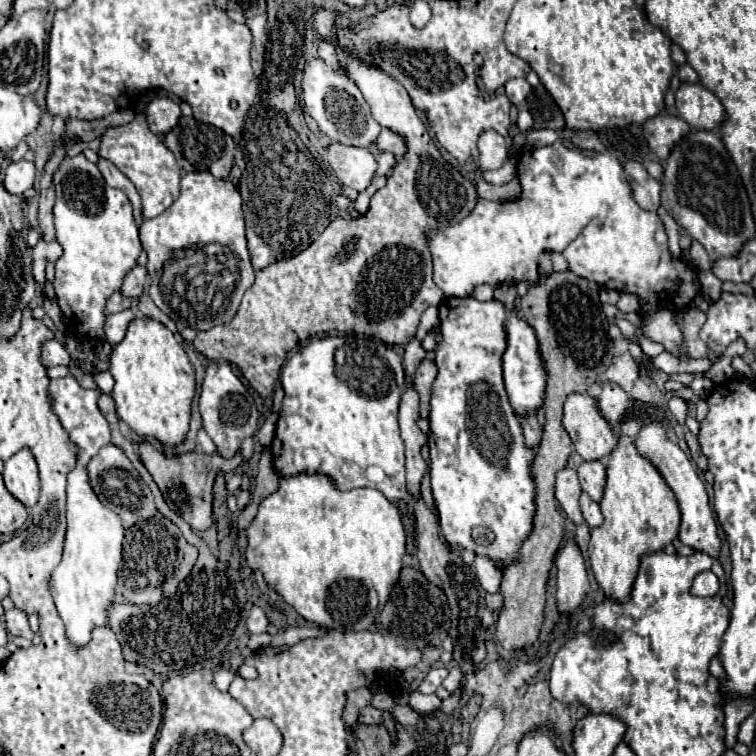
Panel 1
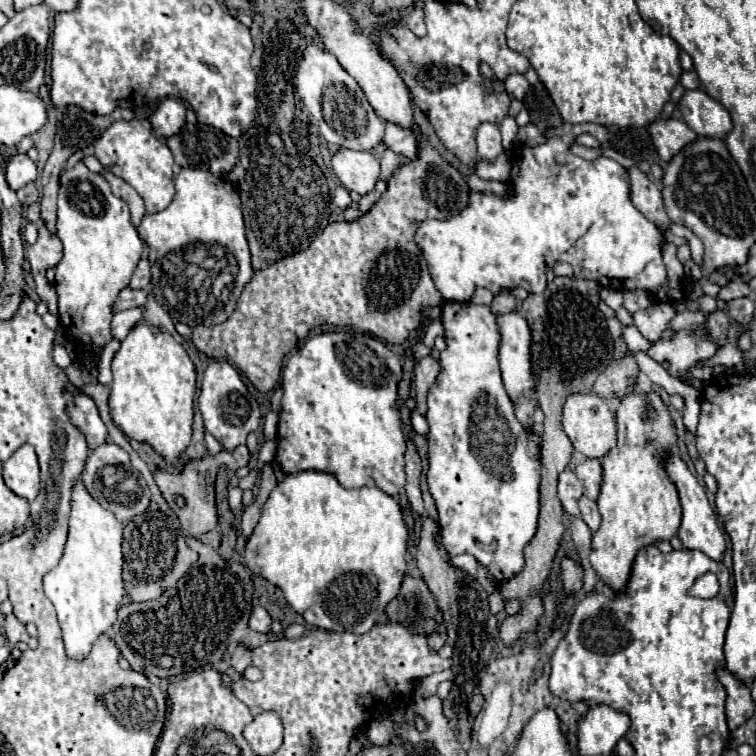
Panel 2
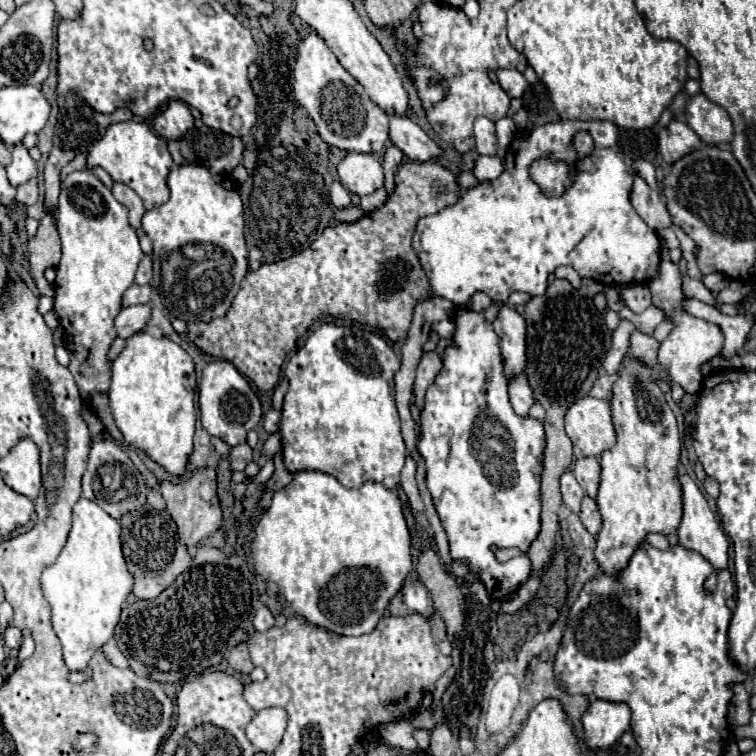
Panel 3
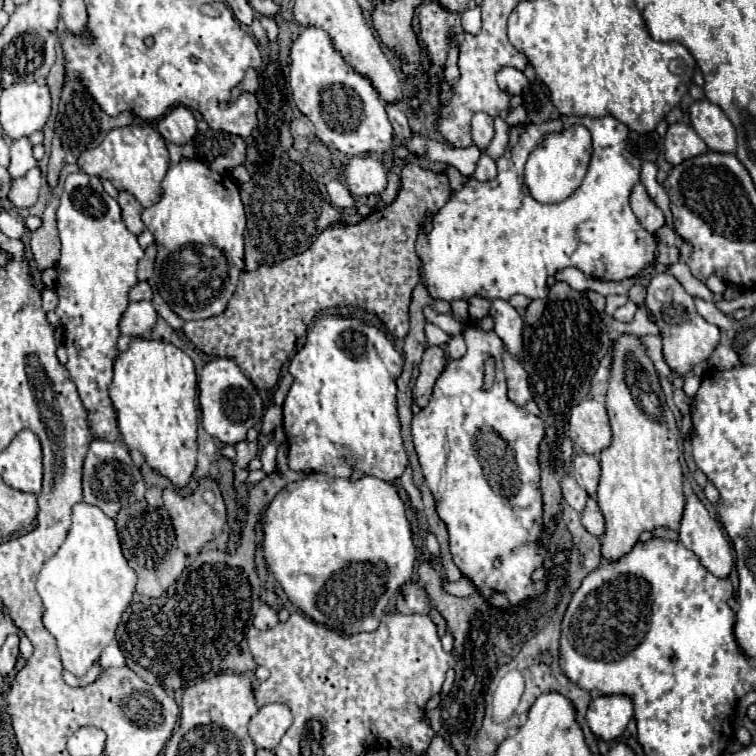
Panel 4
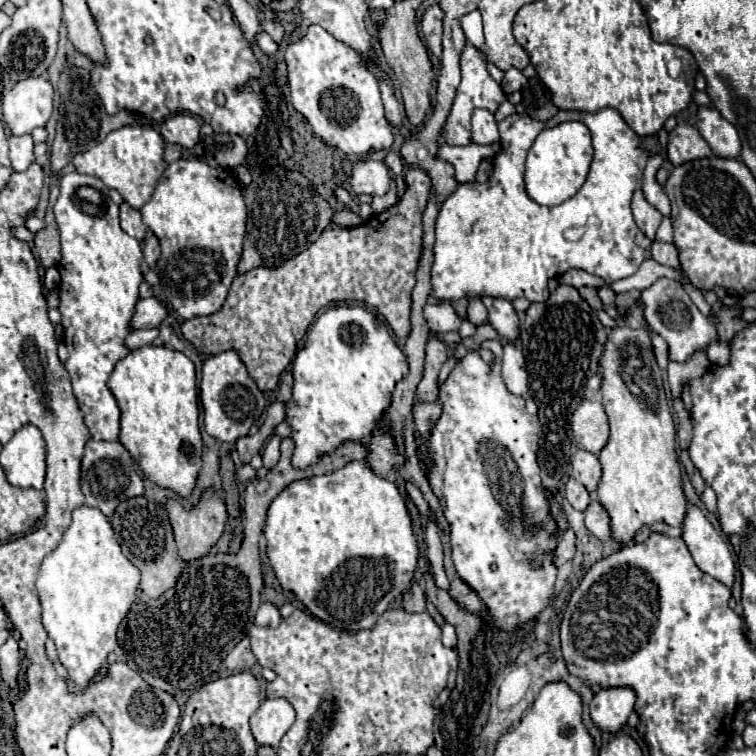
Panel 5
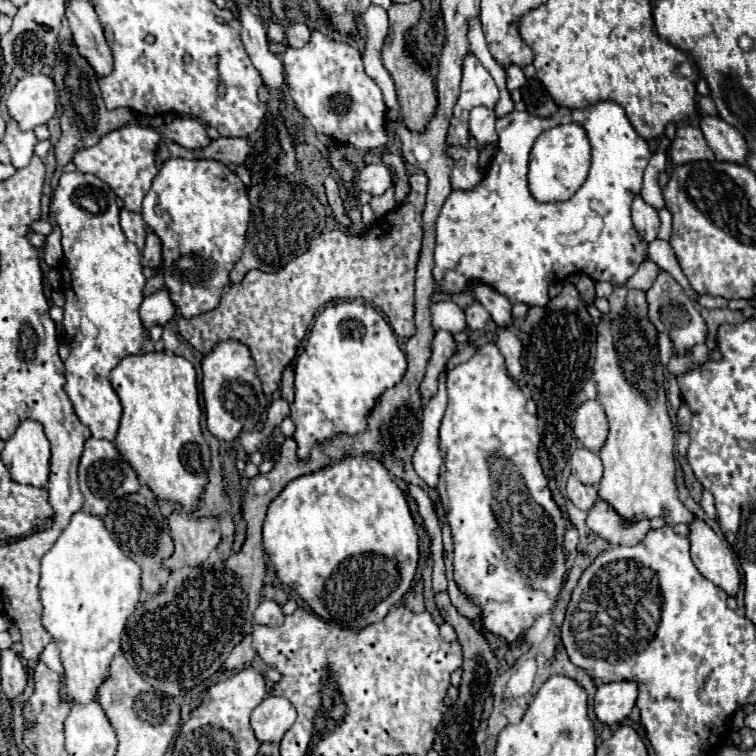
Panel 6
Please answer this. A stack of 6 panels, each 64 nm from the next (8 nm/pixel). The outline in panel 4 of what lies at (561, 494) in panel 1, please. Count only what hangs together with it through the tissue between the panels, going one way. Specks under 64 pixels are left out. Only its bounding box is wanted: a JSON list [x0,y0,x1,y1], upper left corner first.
[562,476,588,512]

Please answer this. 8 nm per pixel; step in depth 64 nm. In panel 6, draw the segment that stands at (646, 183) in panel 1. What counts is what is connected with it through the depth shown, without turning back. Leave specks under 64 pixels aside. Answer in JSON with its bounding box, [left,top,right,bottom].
[632,196,660,242]

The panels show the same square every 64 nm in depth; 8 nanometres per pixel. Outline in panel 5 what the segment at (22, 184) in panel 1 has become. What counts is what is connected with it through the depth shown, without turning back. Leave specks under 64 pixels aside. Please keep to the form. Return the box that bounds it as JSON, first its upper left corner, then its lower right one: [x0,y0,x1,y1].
[10,136,34,172]

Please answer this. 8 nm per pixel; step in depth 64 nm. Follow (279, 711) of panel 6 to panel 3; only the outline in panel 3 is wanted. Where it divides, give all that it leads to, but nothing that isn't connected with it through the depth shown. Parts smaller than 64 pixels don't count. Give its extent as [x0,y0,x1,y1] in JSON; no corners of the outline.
[246,708,288,754]

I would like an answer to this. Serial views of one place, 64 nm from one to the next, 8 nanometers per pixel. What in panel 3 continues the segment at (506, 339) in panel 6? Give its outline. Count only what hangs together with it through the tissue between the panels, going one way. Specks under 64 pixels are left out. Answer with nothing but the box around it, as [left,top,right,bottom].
[508,374,534,416]

